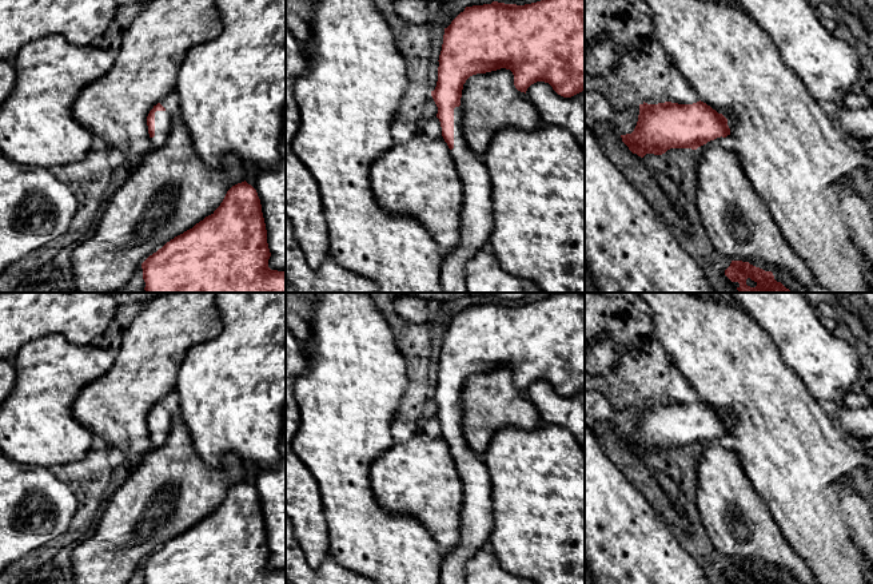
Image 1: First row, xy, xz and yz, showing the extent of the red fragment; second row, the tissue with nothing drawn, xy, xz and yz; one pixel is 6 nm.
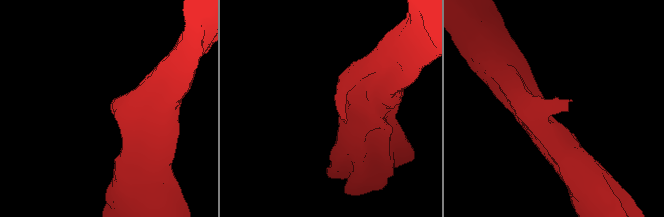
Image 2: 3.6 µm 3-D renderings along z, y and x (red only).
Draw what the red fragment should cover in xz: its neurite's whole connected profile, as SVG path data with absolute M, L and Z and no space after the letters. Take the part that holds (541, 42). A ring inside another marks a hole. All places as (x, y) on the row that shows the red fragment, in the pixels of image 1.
M541 0L525 5L493 1L466 7L445 28L438 61L438 82L431 96L463 187L459 241L453 251L443 254L441 285L445 293L469 293L466 265L490 242L494 223L490 174L462 132L459 106L463 84L473 75L506 68L514 75L515 88L525 94L537 82L549 83L563 98L585 91L585 0Z

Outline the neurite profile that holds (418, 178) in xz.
M422 132L406 143L395 144L371 166L371 186L376 202L388 212L418 221L438 243L441 251L453 251L459 241L463 187L450 148L443 139Z

